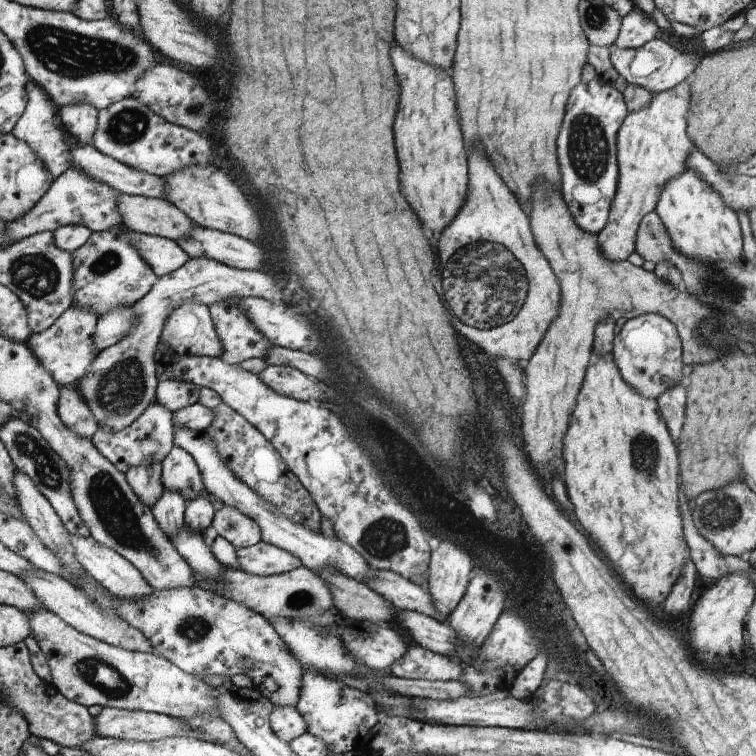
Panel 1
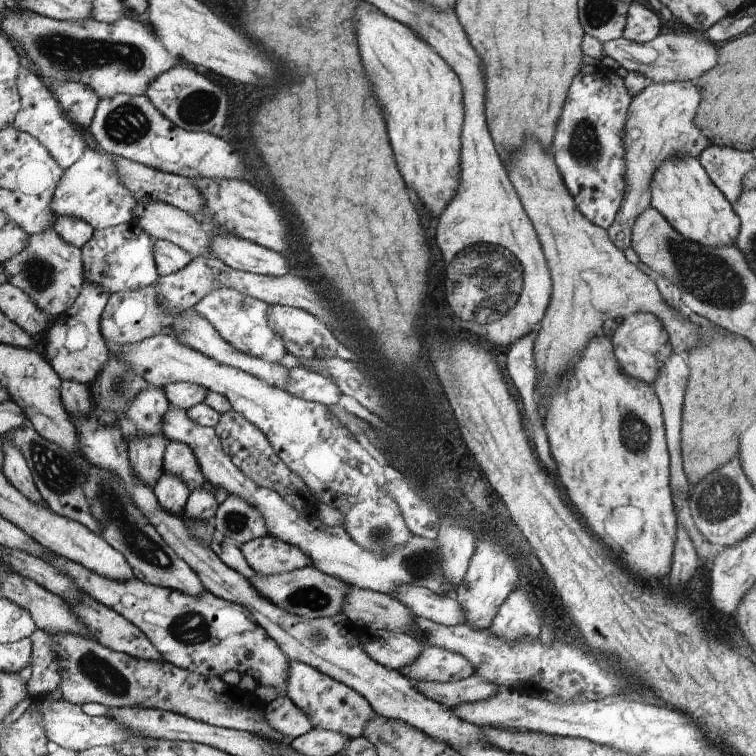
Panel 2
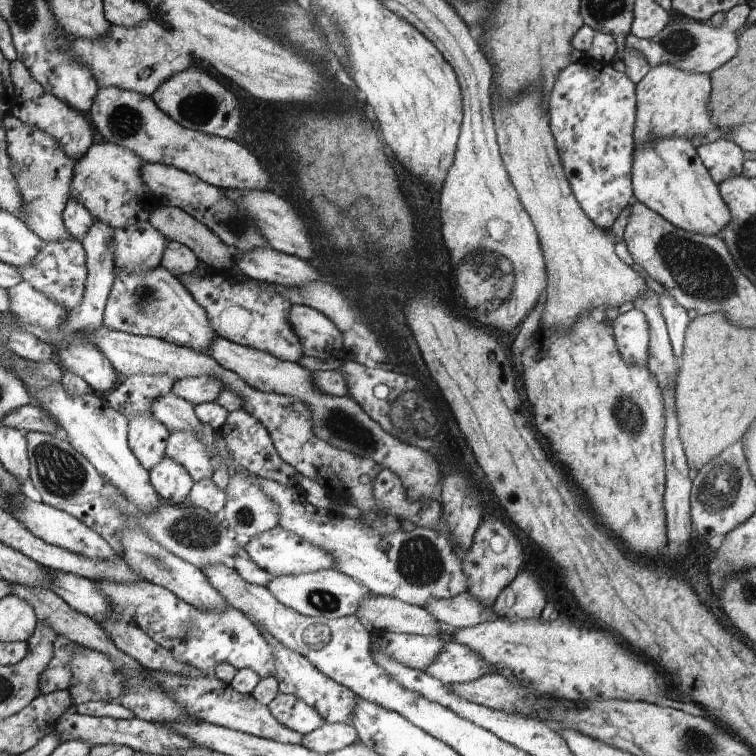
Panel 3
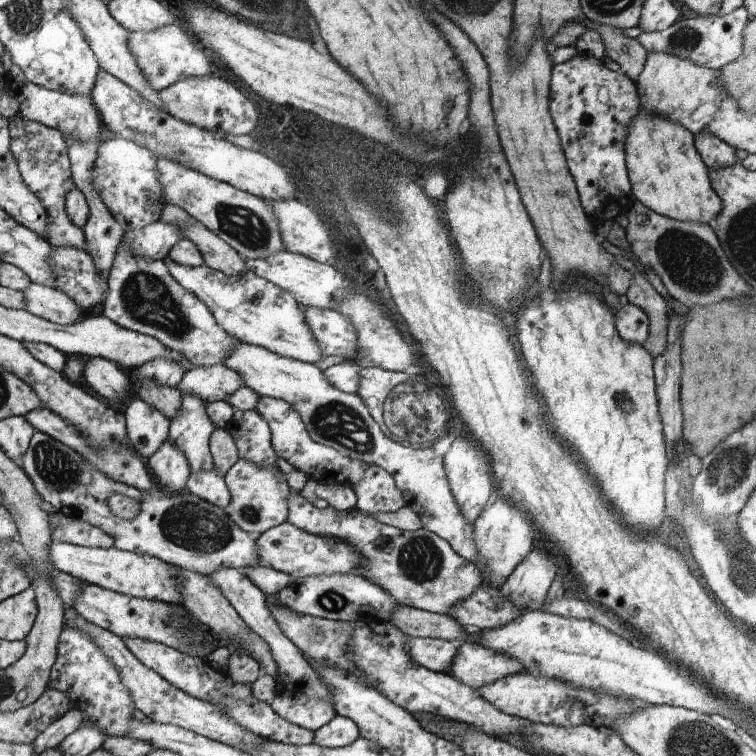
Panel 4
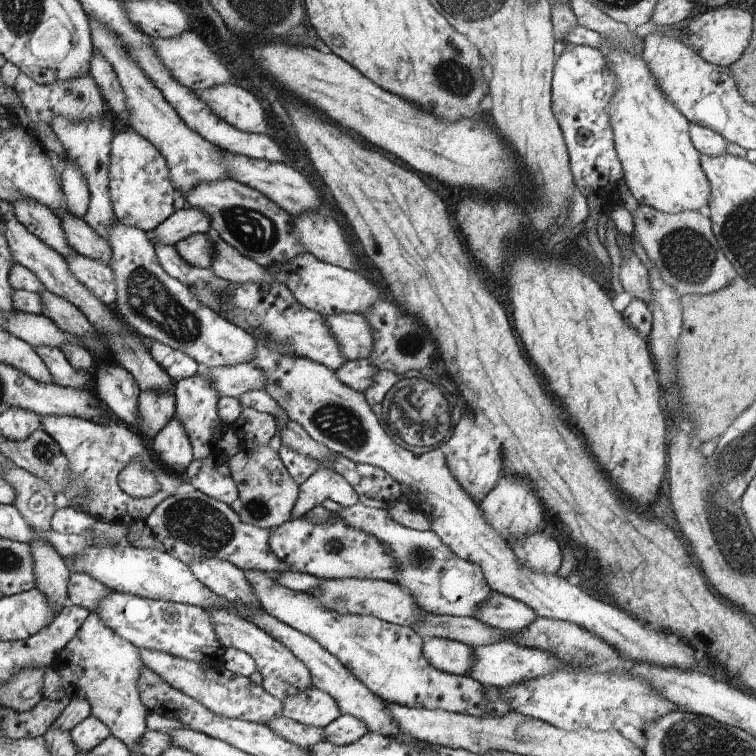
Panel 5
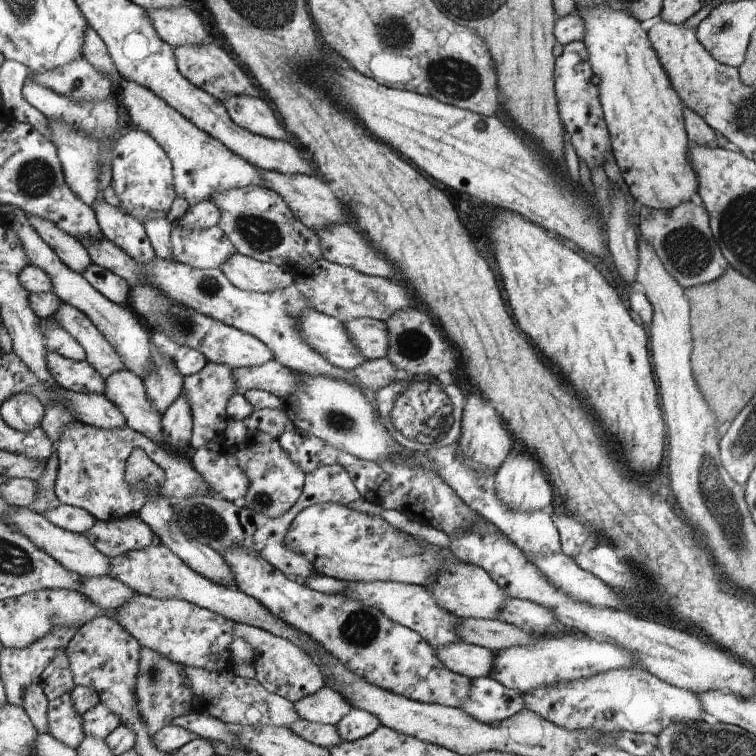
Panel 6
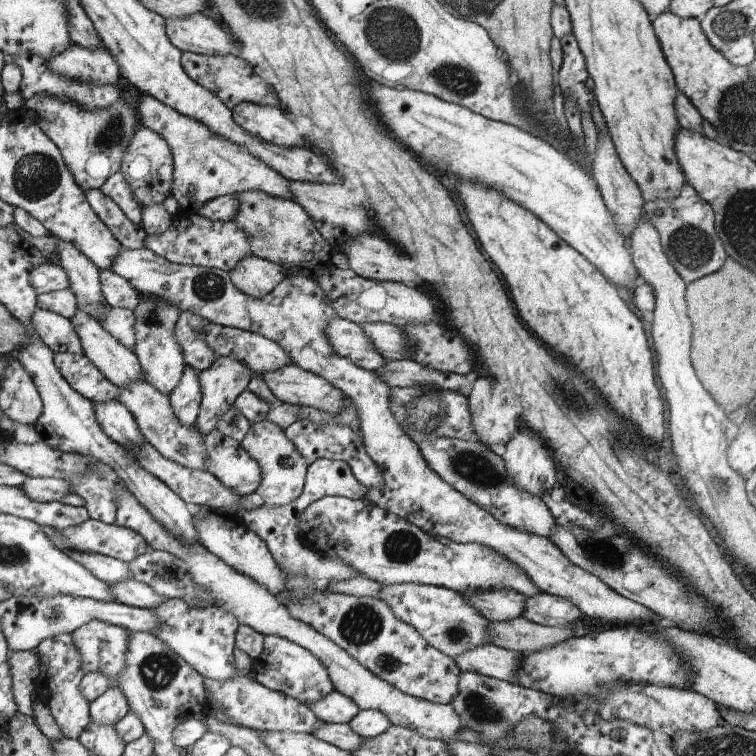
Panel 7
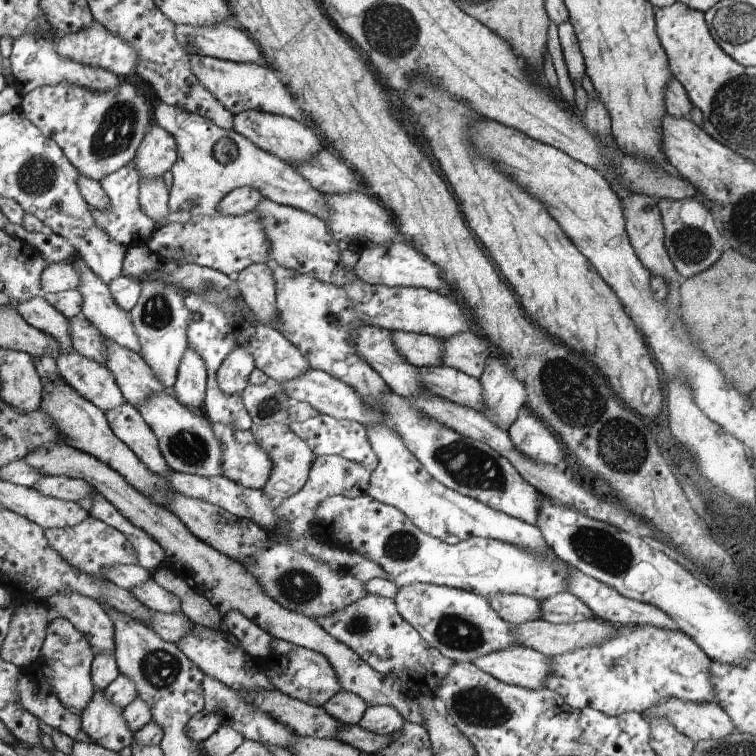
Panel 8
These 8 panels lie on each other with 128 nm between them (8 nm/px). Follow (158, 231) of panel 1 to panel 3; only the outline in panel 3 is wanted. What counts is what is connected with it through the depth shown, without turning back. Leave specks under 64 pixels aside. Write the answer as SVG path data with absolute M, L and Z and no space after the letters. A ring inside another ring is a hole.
M161 204L153 210L148 222L169 241L191 247L205 265L220 271L234 265L235 251L181 208Z

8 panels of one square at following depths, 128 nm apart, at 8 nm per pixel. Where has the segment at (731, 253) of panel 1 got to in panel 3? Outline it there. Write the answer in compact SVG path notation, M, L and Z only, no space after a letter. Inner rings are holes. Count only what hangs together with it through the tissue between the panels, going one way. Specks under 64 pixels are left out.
M664 138L635 149L633 175L634 199L644 203L668 222L694 234L720 236L732 220L730 208L719 185L704 166L697 147L687 138Z

